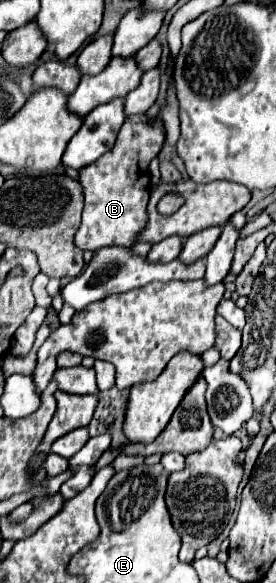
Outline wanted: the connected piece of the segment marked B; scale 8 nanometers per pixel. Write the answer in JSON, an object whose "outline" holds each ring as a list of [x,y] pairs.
{"outline":[[[133,114],[127,116],[125,124],[119,130],[113,150],[103,154],[93,164],[79,170],[79,182],[85,194],[85,208],[83,208],[83,222],[75,234],[75,244],[81,250],[99,250],[103,246],[127,246],[131,248],[137,236],[147,226],[147,202],[149,202],[149,162],[161,152],[165,144],[165,128],[161,118],[149,118],[147,114]]]}

